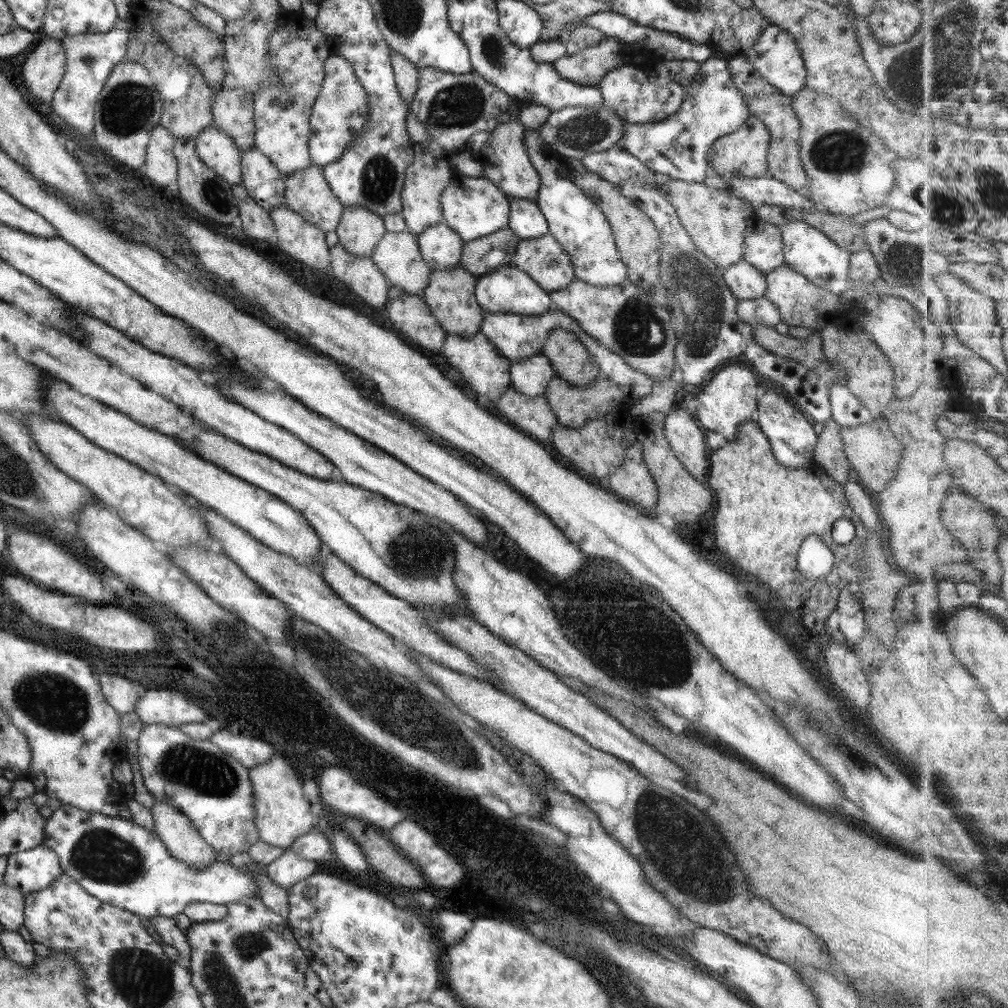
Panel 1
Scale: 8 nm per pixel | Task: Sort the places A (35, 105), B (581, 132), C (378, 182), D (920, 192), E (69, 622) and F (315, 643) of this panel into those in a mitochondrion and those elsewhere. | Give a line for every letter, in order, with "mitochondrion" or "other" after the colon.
A: other
B: mitochondrion
C: mitochondrion
D: mitochondrion
E: other
F: mitochondrion

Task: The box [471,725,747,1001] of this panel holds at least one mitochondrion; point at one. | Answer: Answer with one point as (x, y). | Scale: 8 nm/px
(681, 847)

